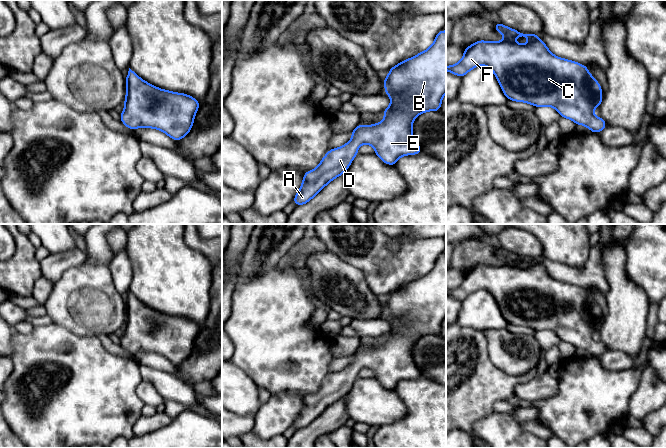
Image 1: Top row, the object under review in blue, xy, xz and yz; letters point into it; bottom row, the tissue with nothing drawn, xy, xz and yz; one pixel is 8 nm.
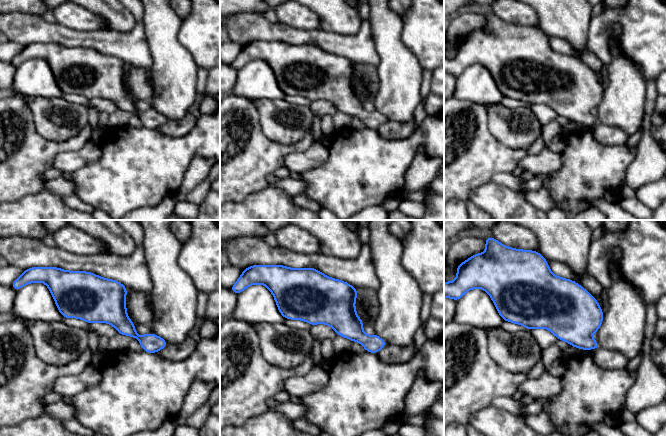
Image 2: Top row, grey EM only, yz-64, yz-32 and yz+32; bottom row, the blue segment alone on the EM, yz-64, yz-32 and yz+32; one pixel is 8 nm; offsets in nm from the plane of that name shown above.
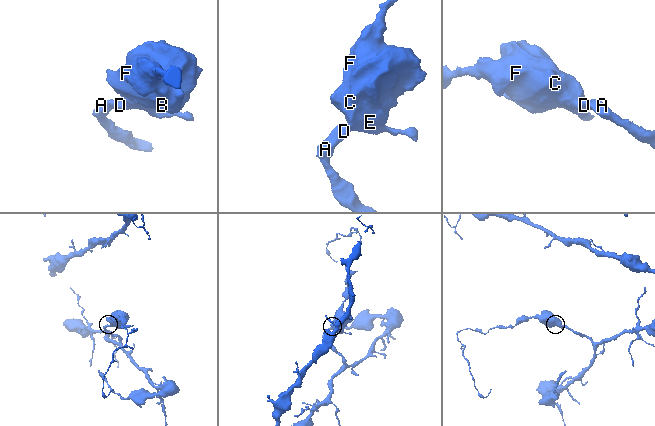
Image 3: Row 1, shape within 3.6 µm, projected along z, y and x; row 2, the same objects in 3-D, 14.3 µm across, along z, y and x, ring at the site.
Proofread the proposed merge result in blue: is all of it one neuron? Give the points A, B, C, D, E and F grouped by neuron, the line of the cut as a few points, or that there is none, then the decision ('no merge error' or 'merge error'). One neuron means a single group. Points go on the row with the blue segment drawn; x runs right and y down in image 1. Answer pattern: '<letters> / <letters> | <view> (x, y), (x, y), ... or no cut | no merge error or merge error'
A B C D E F | no cut | no merge error

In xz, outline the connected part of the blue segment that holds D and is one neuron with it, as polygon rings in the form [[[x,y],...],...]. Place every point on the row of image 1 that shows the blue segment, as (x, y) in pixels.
[[[443,29],[436,35],[433,44],[425,51],[406,59],[388,70],[389,75],[384,78],[385,94],[391,98],[391,104],[383,110],[384,120],[378,124],[363,126],[360,123],[352,131],[351,140],[345,145],[330,149],[322,158],[320,164],[314,169],[304,173],[303,182],[295,195],[293,202],[296,206],[308,203],[329,182],[334,180],[348,169],[351,162],[358,154],[358,147],[369,144],[375,148],[375,154],[386,164],[394,166],[398,159],[404,155],[415,155],[422,152],[412,134],[412,124],[415,118],[427,111],[440,111],[443,95],[446,93],[446,31]]]

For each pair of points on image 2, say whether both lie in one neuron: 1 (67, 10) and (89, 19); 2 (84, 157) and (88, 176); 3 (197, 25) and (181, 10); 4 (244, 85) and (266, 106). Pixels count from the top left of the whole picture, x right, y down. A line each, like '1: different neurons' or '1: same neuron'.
1: same neuron
2: different neurons
3: different neurons
4: different neurons

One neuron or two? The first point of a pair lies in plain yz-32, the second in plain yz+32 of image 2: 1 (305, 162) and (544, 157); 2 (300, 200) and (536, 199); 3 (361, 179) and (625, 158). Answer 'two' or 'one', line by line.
1: one
2: one
3: one

